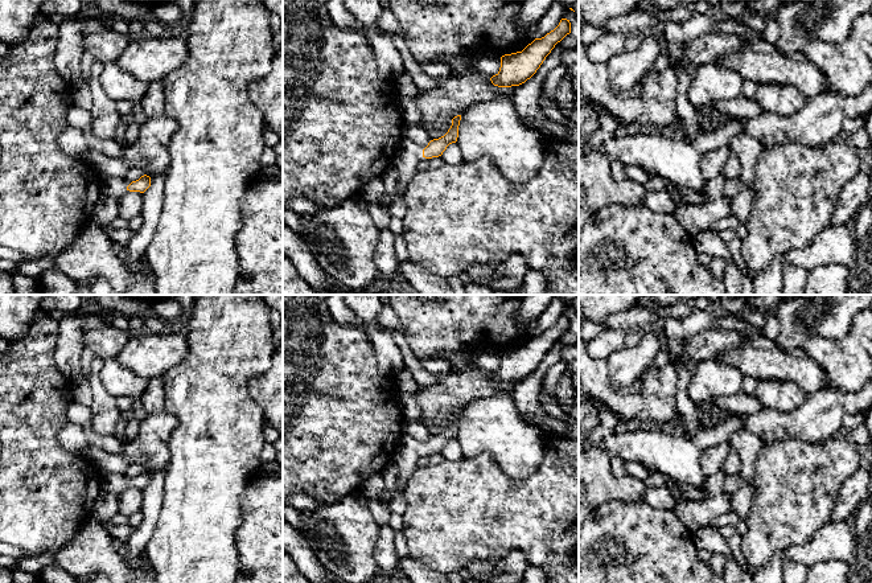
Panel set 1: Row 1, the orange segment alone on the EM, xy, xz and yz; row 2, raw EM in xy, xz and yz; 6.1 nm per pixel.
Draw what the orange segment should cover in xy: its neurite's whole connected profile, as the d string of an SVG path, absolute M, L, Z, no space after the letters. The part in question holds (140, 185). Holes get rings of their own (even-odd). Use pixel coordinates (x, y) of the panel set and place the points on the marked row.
M144 175L139 180L132 181L128 186L124 184L123 178L107 177L103 180L103 193L114 198L120 198L129 192L144 193L151 186L151 177Z

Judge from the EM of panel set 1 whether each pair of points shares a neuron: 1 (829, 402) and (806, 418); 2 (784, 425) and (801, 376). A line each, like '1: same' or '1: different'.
1: same
2: different

